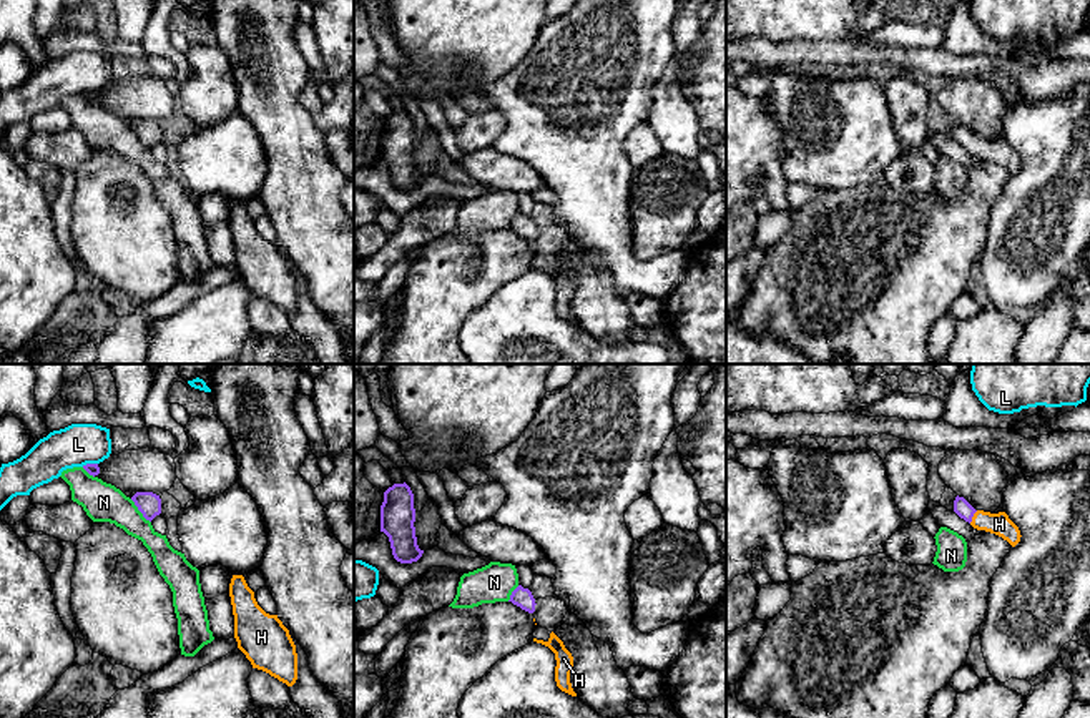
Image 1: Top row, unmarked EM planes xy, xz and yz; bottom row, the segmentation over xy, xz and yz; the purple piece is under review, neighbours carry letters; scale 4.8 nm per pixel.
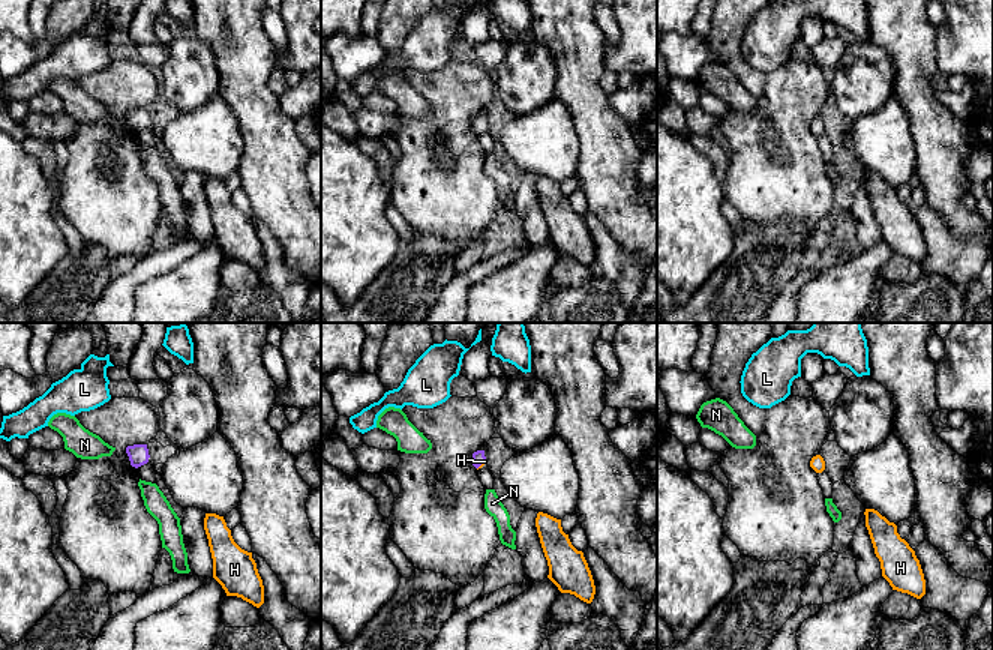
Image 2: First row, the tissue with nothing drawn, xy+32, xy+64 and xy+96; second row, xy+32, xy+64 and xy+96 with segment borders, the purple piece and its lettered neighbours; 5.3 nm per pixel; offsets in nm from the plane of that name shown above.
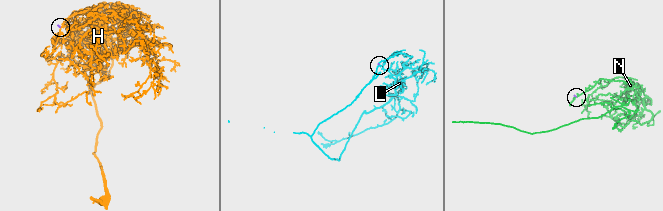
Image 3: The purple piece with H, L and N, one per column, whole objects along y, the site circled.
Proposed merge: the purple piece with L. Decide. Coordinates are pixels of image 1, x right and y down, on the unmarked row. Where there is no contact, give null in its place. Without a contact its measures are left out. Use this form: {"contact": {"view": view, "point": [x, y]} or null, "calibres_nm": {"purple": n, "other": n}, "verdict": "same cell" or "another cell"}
{"contact": {"view": "xy", "point": [88, 92]}, "calibres_nm": {"purple": 60, "other": 200}, "verdict": "another cell"}

